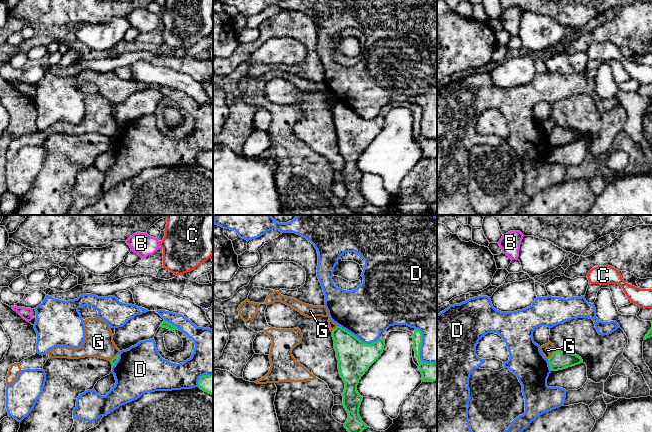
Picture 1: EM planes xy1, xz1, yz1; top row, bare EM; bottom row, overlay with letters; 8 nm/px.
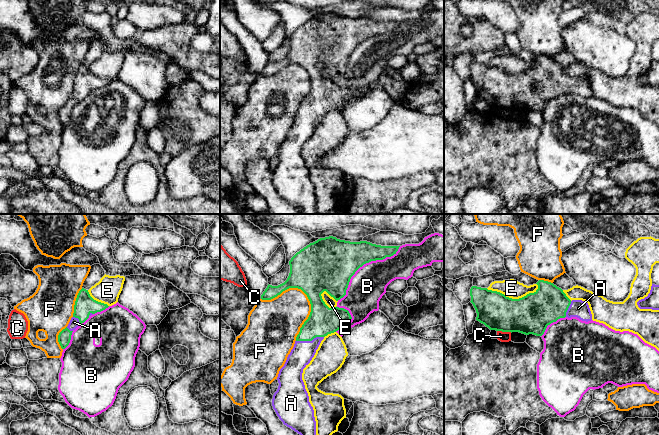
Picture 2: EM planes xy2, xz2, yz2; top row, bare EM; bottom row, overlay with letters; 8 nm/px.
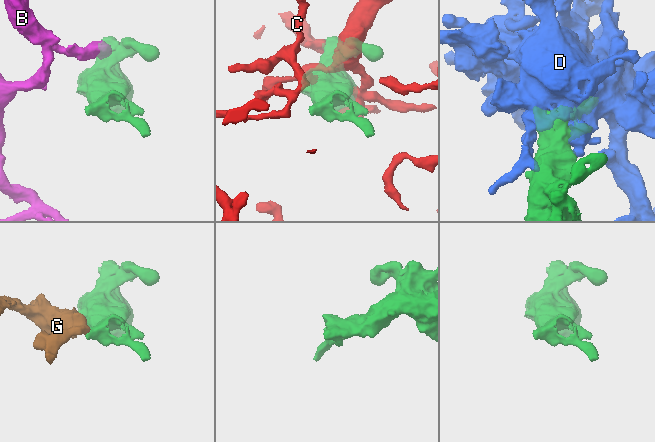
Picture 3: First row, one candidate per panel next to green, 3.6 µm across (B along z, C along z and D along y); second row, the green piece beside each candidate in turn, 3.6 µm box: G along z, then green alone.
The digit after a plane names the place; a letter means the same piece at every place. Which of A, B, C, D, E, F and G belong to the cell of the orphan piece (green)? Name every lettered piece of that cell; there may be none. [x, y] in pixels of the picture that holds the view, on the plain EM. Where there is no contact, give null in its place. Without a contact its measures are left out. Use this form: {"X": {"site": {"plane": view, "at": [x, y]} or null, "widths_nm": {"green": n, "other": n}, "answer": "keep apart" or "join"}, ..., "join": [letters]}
{"A": {"site": {"plane": "xz2", "at": [309, 116]}, "widths_nm": {"green": 220, "other": 180}, "answer": "join"}, "B": {"site": {"plane": "xz2", "at": [363, 40]}, "widths_nm": {"green": 380, "other": 280}, "answer": "keep apart"}, "C": {"site": {"plane": "yz2", "at": [504, 107]}, "widths_nm": {"green": 300, "other": 80}, "answer": "keep apart"}, "D": {"site": {"plane": "xz1", "at": [357, 114]}, "widths_nm": {"green": 280, "other": 400}, "answer": "keep apart"}, "E": {"site": {"plane": "yz2", "at": [513, 75]}, "widths_nm": {"green": 320, "other": 150}, "answer": "keep apart"}, "F": {"site": {"plane": "xz2", "at": [306, 70]}, "widths_nm": {"green": 400, "other": 320}, "answer": "keep apart"}, "G": {"site": {"plane": "yz1", "at": [552, 131]}, "widths_nm": {"green": 150, "other": 100}, "answer": "keep apart"}, "join": ["A"]}

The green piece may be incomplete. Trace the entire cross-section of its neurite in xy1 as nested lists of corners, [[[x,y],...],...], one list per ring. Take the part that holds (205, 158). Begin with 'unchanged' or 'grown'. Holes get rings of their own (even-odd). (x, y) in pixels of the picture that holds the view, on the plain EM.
unchanged; [[[203,151],[198,156],[198,163],[213,171],[213,151]]]

